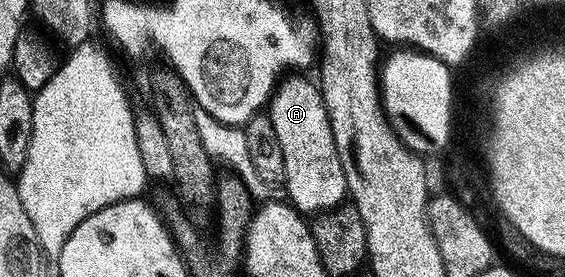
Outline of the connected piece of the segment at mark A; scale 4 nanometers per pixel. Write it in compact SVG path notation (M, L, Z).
M292 74L281 79L272 93L270 115L274 134L278 134L278 144L282 146L283 161L286 162L282 187L288 191L287 199L301 214L319 214L345 203L348 183L334 142L334 130L330 126L324 95L313 81L311 84L304 76L307 75Z

